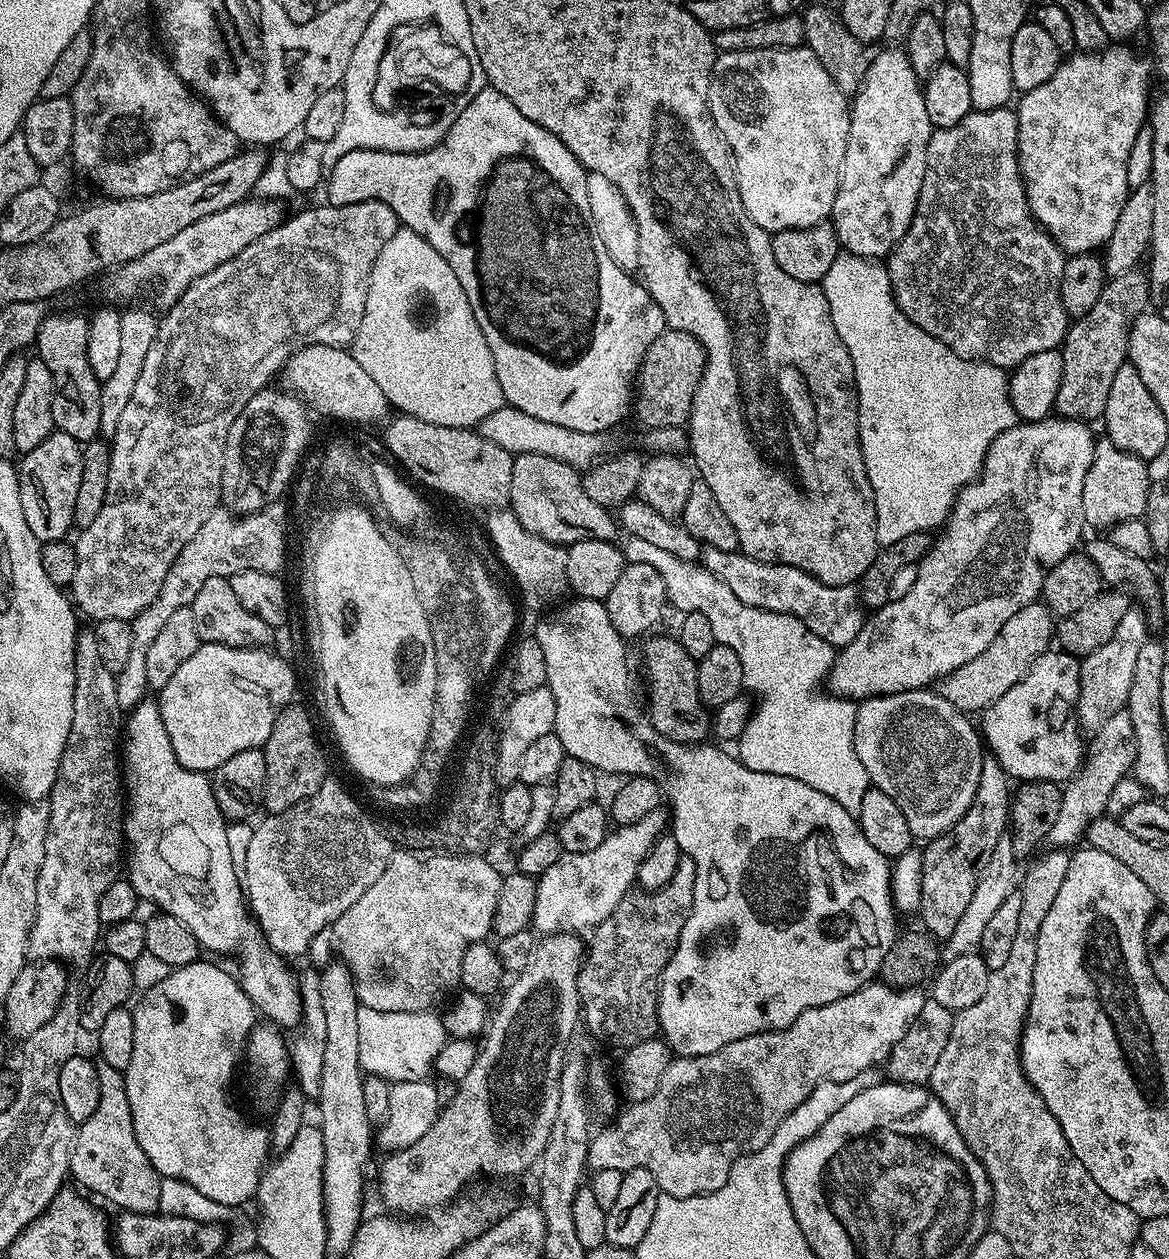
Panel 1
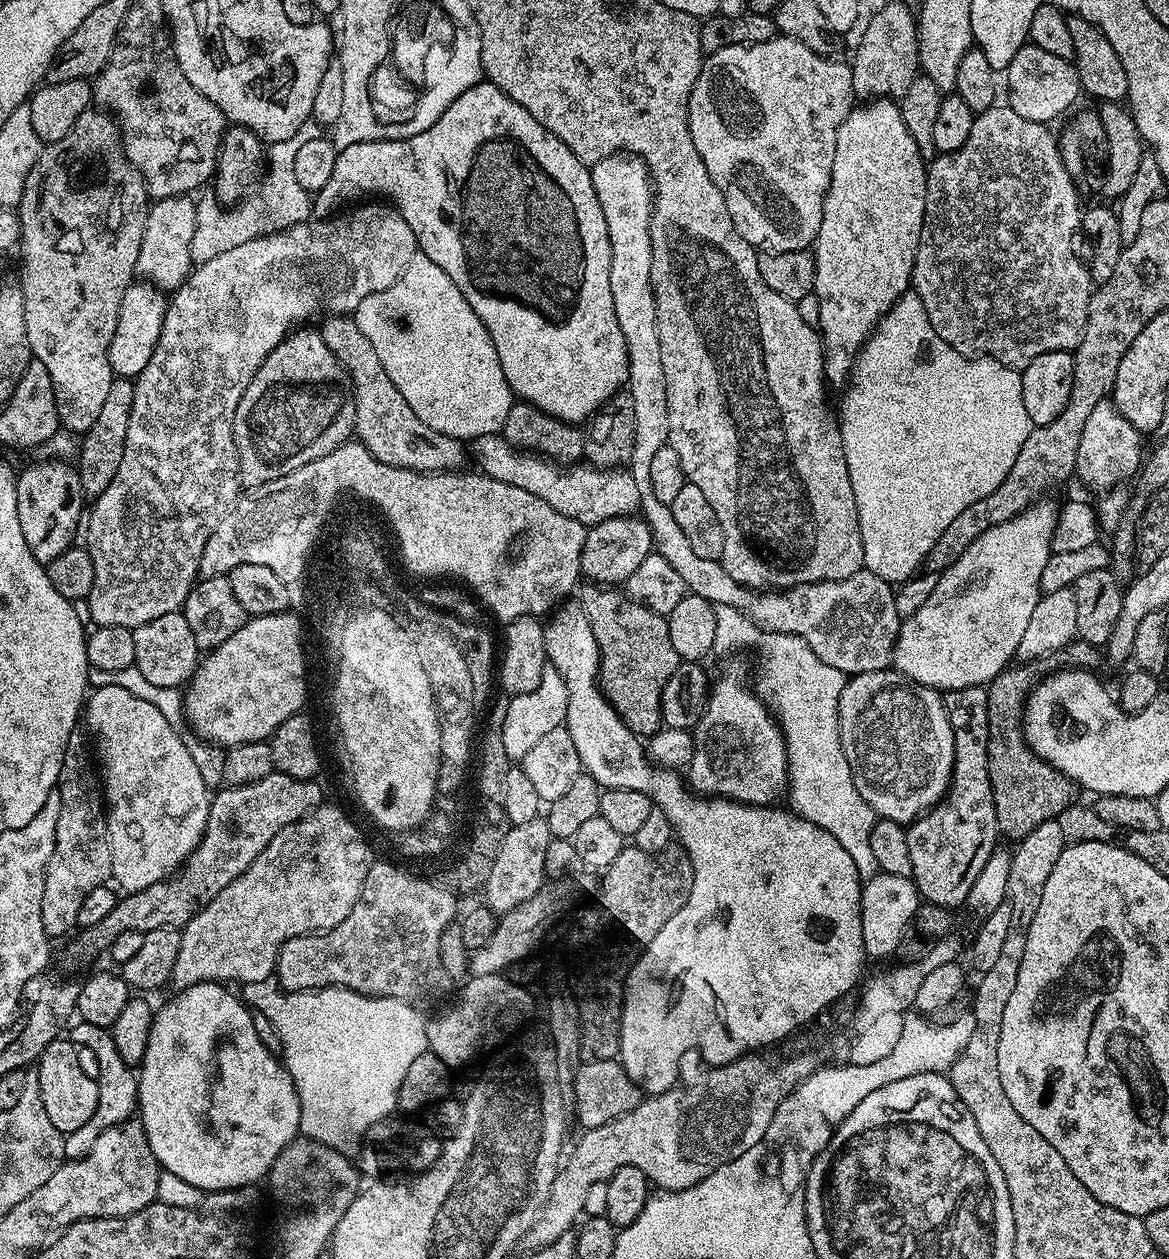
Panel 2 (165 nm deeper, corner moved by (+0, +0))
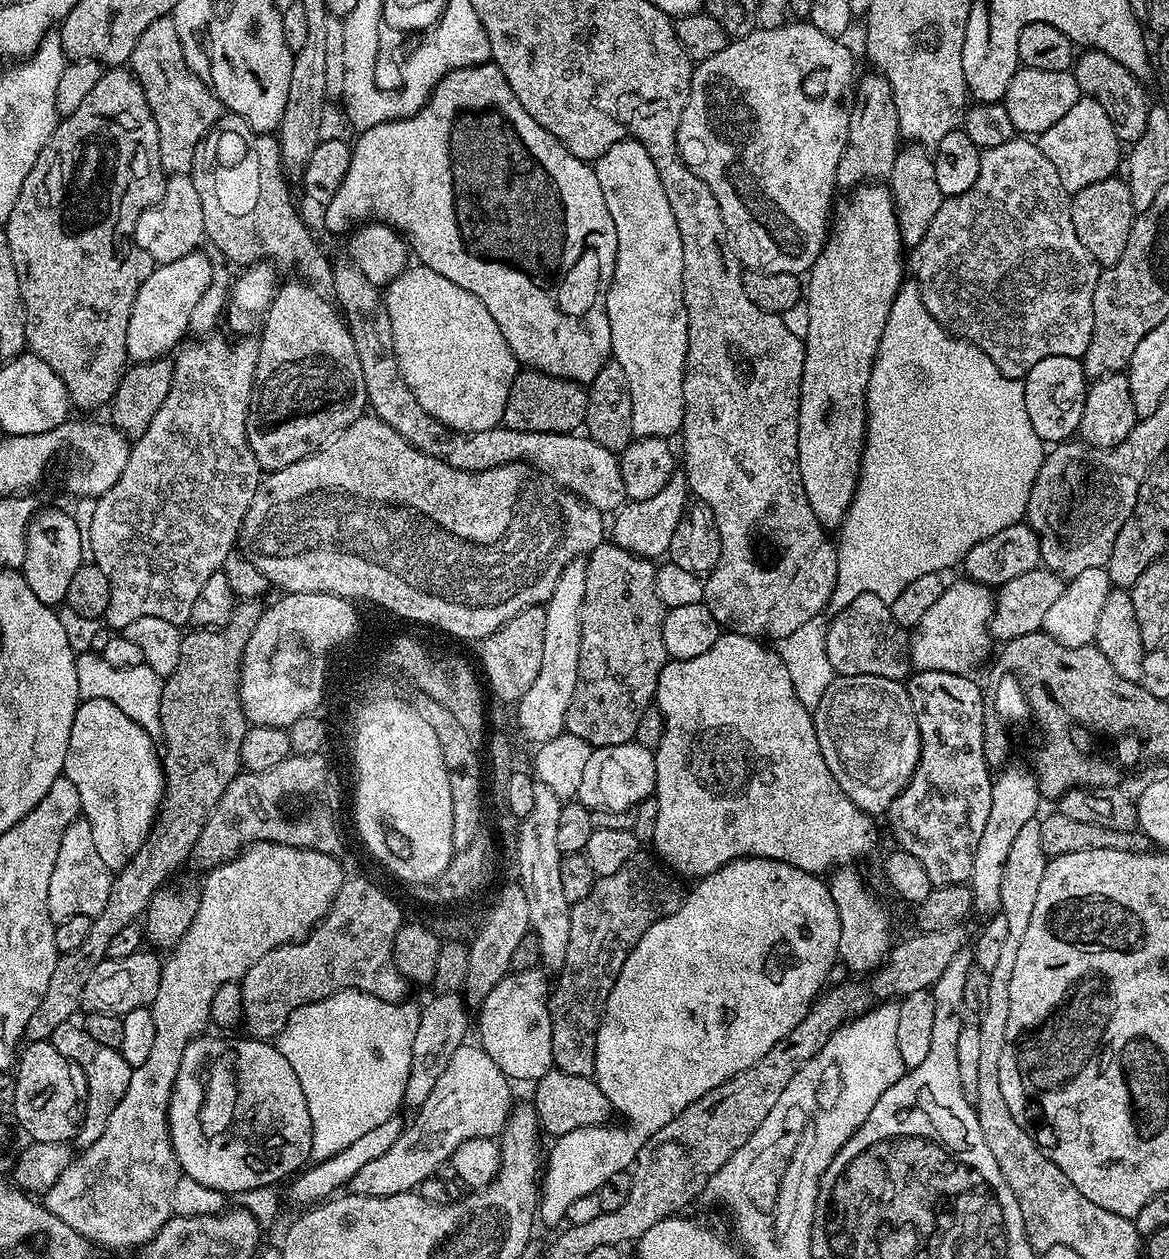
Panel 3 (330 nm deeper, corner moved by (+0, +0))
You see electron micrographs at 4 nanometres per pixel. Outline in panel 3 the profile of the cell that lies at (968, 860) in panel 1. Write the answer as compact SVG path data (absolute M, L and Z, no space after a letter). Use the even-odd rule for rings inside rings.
M916 670L906 680L908 696L912 699L912 709L916 712L916 721L918 722L918 730L920 731L920 757L918 758L918 766L914 770L914 774L910 778L908 785L901 790L898 798L894 798L894 802L890 802L886 819L888 819L888 828L892 831L893 838L897 840L895 843L902 850L906 850L906 854L914 854L914 858L918 858L918 862L925 868L930 882L937 888L950 886L951 884L968 884L971 881L972 871L974 870L974 853L978 850L978 842L982 838L982 829L986 827L986 818L990 818L990 798L992 797L992 781L994 776L988 767L986 758L983 757L986 696L984 700L979 686L971 680L972 678L971 675L958 672L939 672L938 670L921 672Z

